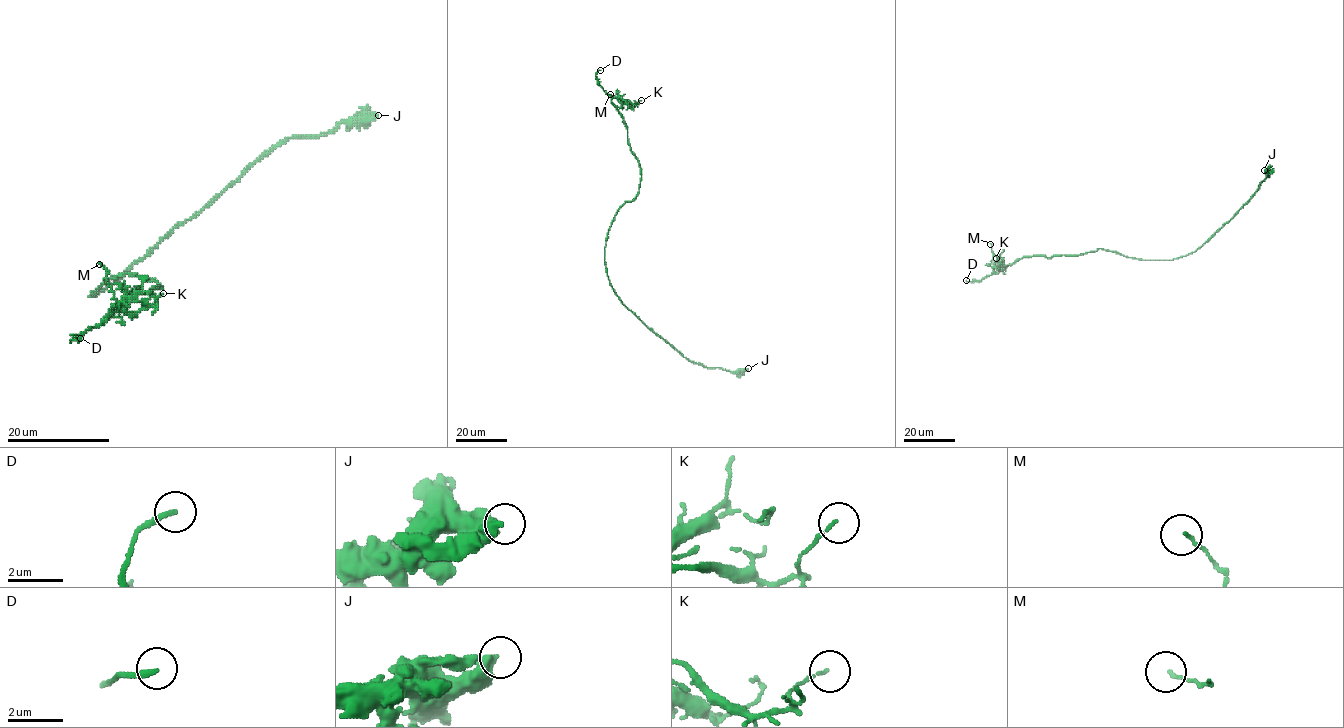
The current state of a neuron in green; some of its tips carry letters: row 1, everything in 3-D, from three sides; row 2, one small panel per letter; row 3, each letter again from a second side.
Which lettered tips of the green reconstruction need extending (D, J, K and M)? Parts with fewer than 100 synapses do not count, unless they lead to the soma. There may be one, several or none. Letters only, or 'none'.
D

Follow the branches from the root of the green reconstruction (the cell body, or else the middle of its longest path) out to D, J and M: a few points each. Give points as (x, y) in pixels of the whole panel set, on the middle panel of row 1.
D: (605, 253), (615, 213), (636, 195), (641, 168), (630, 148), (624, 119), (598, 83), (596, 73), (600, 70)
J: (605, 253), (607, 274), (619, 300), (684, 357), (708, 368), (730, 371), (748, 368)
M: (605, 253), (612, 220), (621, 206), (636, 197), (641, 177), (624, 120), (611, 101), (622, 96), (610, 94)

